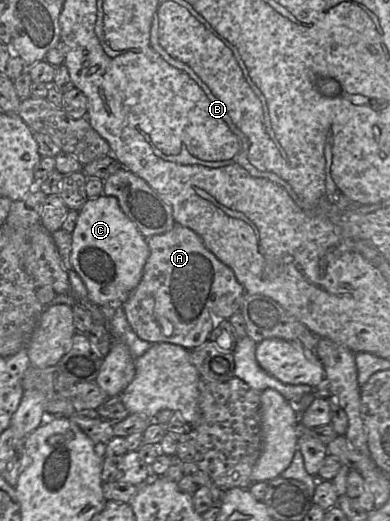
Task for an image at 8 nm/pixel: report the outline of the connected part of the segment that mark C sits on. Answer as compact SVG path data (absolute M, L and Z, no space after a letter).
M107 195L87 200L78 211L71 235L70 263L86 287L87 299L97 306L119 308L142 278L150 253L147 238L125 215L118 200Z

